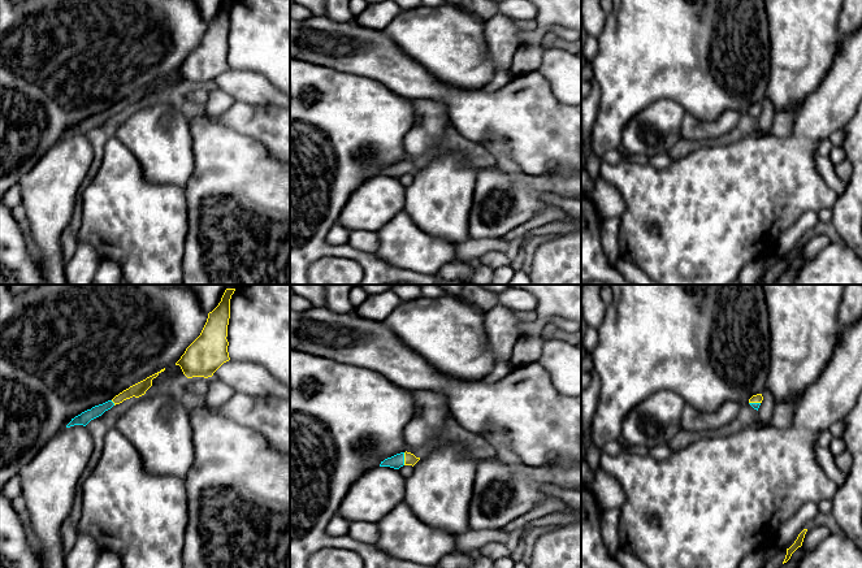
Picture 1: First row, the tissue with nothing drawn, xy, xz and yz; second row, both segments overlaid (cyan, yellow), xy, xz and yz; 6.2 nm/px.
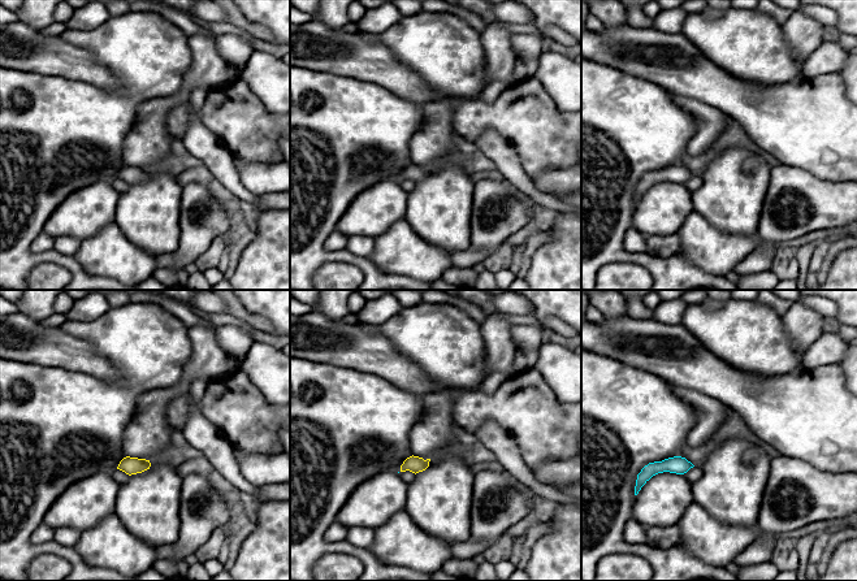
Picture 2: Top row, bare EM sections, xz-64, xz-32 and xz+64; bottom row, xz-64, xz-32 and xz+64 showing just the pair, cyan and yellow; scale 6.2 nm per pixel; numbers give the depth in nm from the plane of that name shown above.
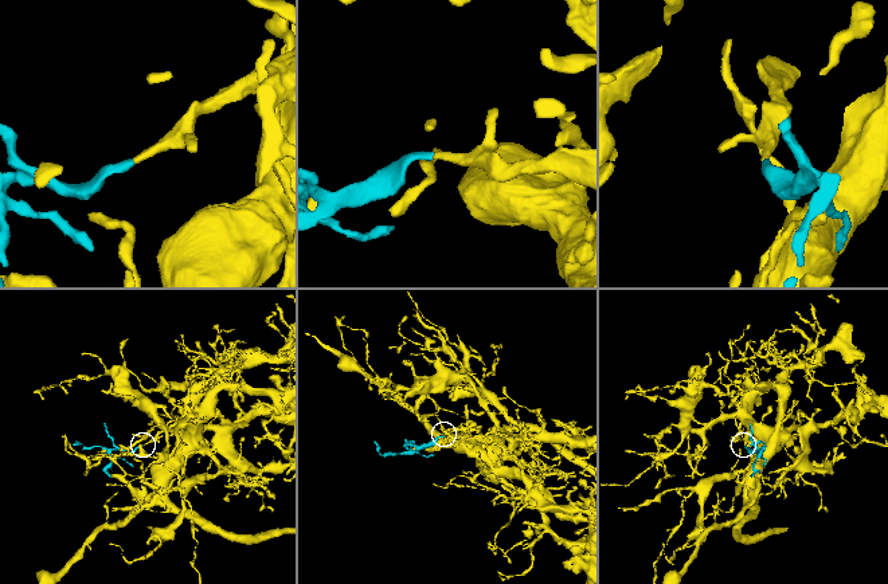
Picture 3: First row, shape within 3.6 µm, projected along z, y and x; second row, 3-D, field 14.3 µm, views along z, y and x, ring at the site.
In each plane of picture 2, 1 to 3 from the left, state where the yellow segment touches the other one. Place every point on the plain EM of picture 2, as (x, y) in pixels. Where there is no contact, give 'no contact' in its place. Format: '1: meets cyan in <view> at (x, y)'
1: no contact
2: no contact
3: no contact

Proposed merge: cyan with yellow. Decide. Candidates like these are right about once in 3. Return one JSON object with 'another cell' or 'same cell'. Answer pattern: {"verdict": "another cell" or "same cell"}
{"verdict": "same cell"}

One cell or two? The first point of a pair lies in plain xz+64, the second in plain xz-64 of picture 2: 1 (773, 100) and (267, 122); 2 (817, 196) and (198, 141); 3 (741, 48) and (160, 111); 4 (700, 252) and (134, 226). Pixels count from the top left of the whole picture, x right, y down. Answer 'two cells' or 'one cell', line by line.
1: one cell
2: two cells
3: two cells
4: two cells

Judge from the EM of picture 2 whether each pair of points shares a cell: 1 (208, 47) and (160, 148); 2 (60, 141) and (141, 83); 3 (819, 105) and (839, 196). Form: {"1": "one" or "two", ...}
{"1": "one", "2": "one", "3": "two"}

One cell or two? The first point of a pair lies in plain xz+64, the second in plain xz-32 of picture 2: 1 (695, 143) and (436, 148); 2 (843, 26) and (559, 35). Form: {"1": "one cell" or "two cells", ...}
{"1": "one cell", "2": "two cells"}

